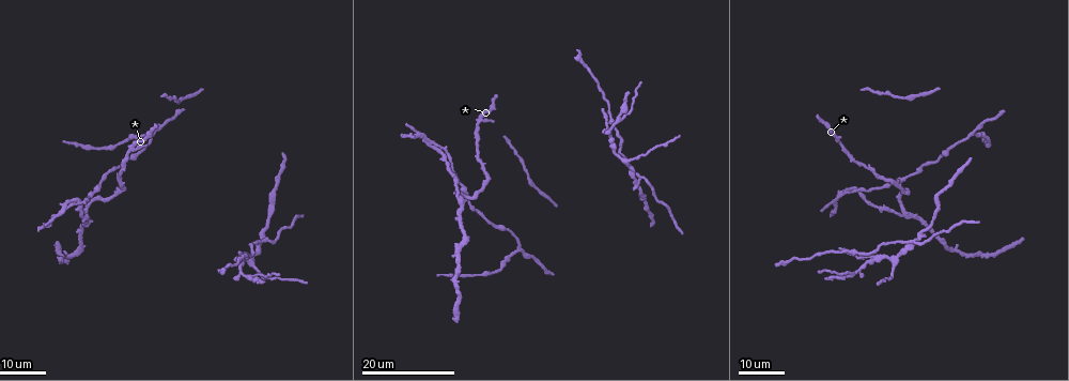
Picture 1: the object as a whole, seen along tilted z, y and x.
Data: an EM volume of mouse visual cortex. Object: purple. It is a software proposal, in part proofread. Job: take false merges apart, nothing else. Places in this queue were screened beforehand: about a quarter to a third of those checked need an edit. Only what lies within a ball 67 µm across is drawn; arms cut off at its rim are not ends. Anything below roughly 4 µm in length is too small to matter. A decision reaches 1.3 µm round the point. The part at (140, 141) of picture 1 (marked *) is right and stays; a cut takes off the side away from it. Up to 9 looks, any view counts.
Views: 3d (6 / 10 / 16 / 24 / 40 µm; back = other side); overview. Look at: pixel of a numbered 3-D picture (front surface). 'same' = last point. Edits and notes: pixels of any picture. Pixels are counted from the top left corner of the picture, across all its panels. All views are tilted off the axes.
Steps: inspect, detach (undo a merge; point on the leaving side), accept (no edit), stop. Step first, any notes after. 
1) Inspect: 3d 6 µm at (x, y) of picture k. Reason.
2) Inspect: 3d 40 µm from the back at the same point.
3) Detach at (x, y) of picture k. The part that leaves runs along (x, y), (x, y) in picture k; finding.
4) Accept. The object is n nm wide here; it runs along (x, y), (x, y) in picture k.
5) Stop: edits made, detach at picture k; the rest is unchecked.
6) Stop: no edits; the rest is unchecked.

Inspect: 3d 16 µm at (431, 143) of picture 1.

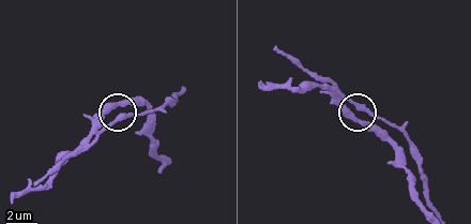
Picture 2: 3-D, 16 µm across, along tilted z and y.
Inspect: 3d 10 µm at (361, 105) of picture 2. Zoom in.

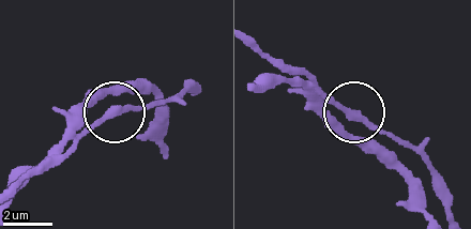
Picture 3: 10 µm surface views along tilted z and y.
Accept. The side arm is 10 µm long; all the same neuron.

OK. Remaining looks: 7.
Inspect: 3d 24 µm at (622, 160) of picture 1.

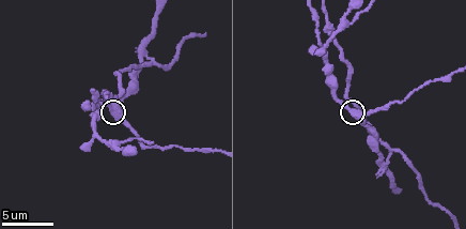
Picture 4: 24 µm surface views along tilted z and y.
Inspect: 3d 10 µm at (113, 113) of picture 4. Zoom in.

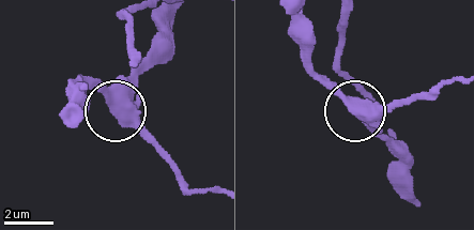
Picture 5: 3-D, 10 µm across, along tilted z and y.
Accept. The side arm is 15 µm long; one neuron here.

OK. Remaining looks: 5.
Inspect: 3d 10 µm at (119, 143) of picture 4. Arms part here.

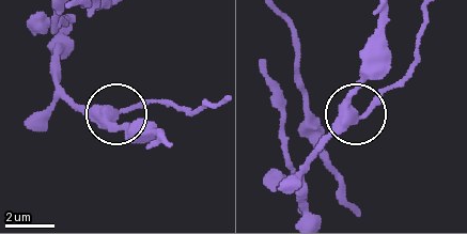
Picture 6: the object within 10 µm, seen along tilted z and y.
Inspect: 3d 6 µm at (355, 113) of picture 6. Closer look.

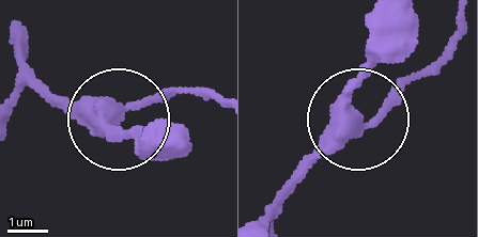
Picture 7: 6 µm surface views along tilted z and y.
Accept. The object is 380 nm wide here; all the same neuron.

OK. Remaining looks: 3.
Inspect: 3d 16 µm at (331, 76) of picture 4. Arms part here.

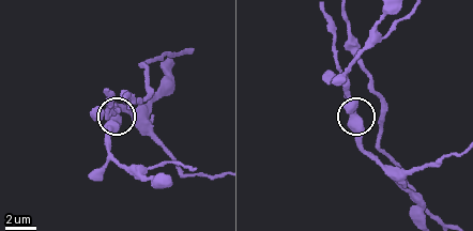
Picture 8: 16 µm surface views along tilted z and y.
Inspect: 3d 6 µm at (352, 117) of picture 8. Closer look.

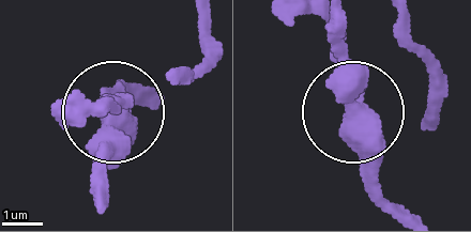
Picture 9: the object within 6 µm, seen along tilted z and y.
Detach at (120, 102) of picture 9. The object is 410 nm wide here; a second neuron is stuck on.

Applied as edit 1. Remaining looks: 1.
Stop: edits made, detach at picture 9; the rest is unchecked.

